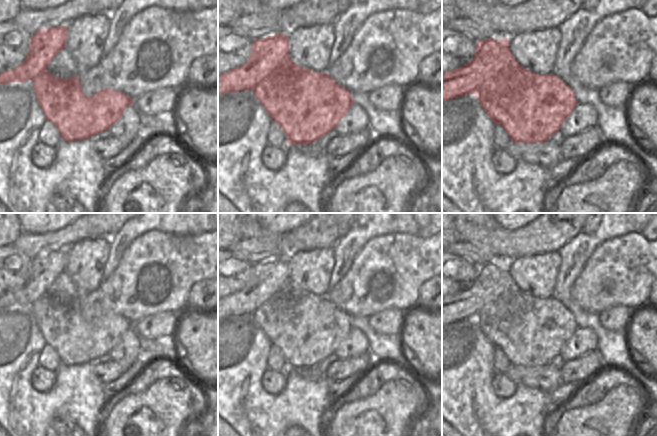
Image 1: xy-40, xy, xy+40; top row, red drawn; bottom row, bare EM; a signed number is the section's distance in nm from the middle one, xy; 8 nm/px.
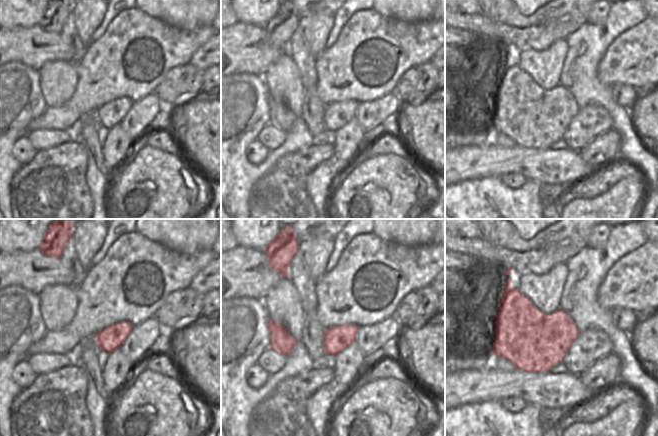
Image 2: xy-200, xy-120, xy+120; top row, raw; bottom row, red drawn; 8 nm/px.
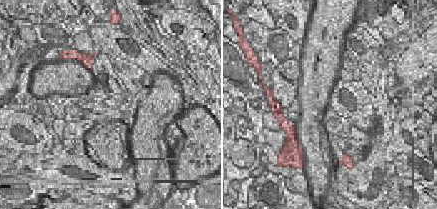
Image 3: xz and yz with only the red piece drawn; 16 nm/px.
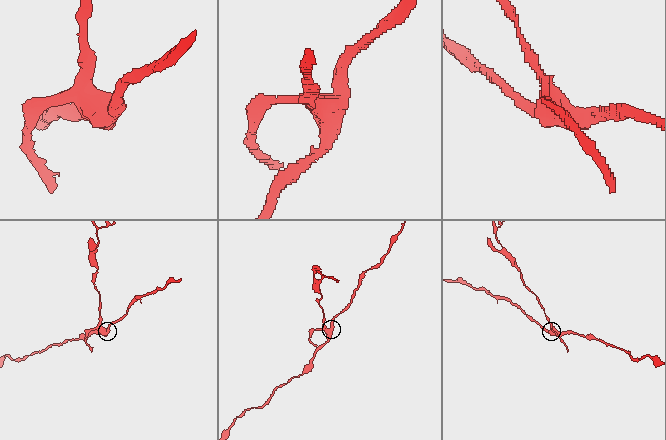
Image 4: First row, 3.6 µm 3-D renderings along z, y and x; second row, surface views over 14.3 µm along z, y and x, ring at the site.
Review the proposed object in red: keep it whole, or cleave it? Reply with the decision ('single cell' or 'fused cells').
fused cells

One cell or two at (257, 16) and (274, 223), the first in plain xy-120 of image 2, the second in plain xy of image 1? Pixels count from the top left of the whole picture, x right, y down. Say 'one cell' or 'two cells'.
one cell

